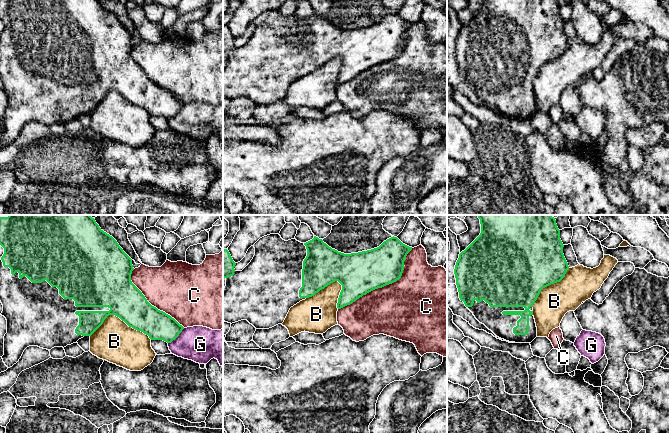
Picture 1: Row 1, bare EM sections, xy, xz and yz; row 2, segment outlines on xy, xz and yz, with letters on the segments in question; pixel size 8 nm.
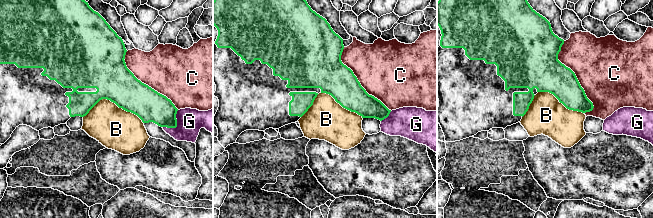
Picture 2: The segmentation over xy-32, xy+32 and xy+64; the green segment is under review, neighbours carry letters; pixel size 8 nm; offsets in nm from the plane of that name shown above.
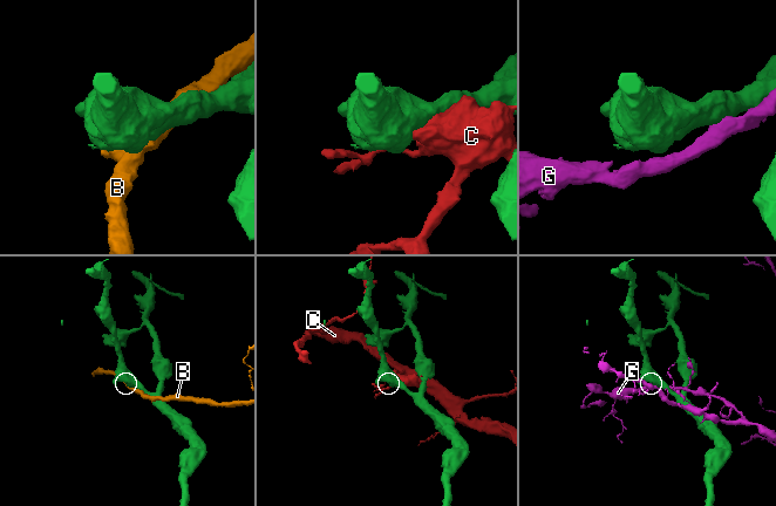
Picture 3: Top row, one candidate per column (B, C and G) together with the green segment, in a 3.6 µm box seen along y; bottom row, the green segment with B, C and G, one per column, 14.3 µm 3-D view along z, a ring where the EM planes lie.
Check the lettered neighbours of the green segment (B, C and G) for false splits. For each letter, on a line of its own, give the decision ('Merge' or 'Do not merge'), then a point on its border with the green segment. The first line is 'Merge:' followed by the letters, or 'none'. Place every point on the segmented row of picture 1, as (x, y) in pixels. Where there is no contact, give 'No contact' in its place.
Merge: none
B: Do not merge. Touches green at xy (120, 318)
C: Do not merge. Touches green at xz (383, 286)
G: Do not merge. Touches green at xy (176, 337)

